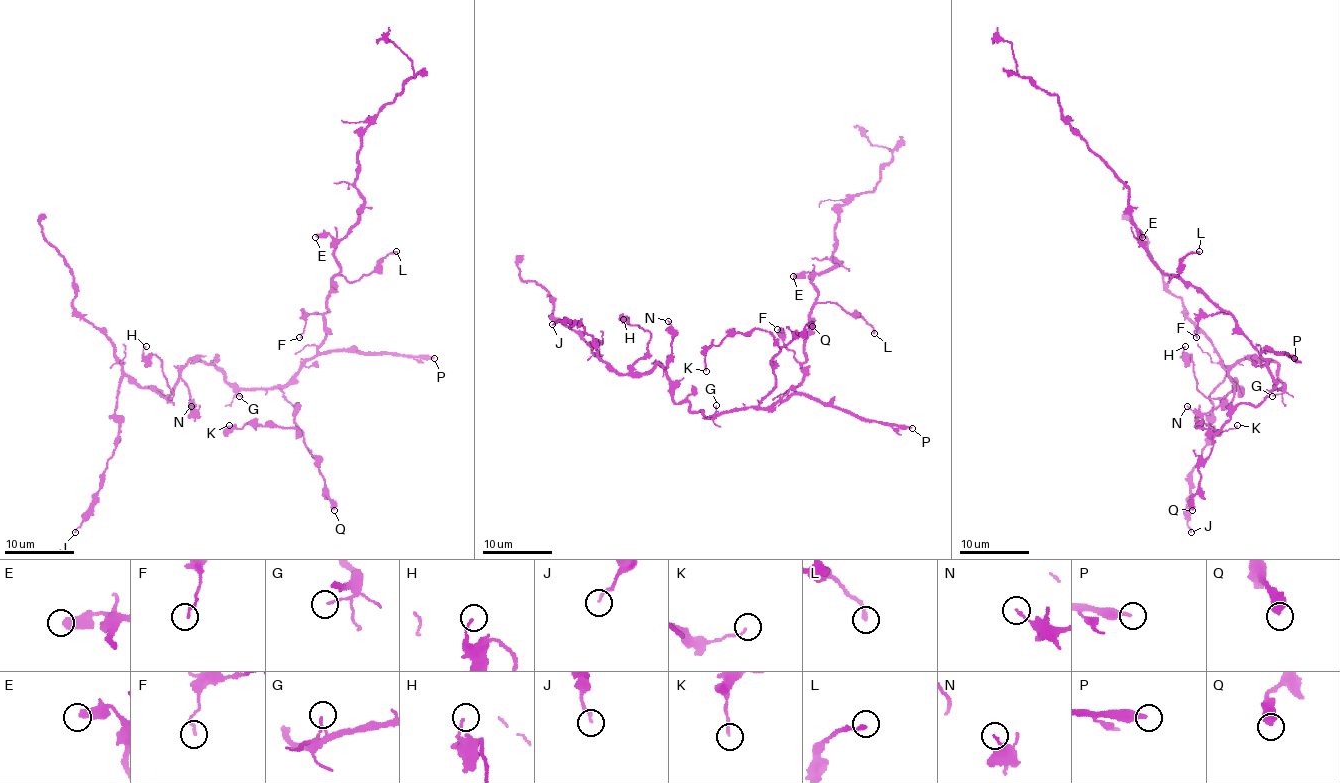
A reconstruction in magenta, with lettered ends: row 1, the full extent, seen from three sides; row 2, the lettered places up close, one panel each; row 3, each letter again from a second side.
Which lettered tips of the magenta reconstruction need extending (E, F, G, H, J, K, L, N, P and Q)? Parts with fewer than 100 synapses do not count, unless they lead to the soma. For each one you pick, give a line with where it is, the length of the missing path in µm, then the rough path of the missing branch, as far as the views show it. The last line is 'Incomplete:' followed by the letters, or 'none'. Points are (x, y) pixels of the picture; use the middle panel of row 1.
P: place (912, 428); missing 190 µm
Incomplete: P

